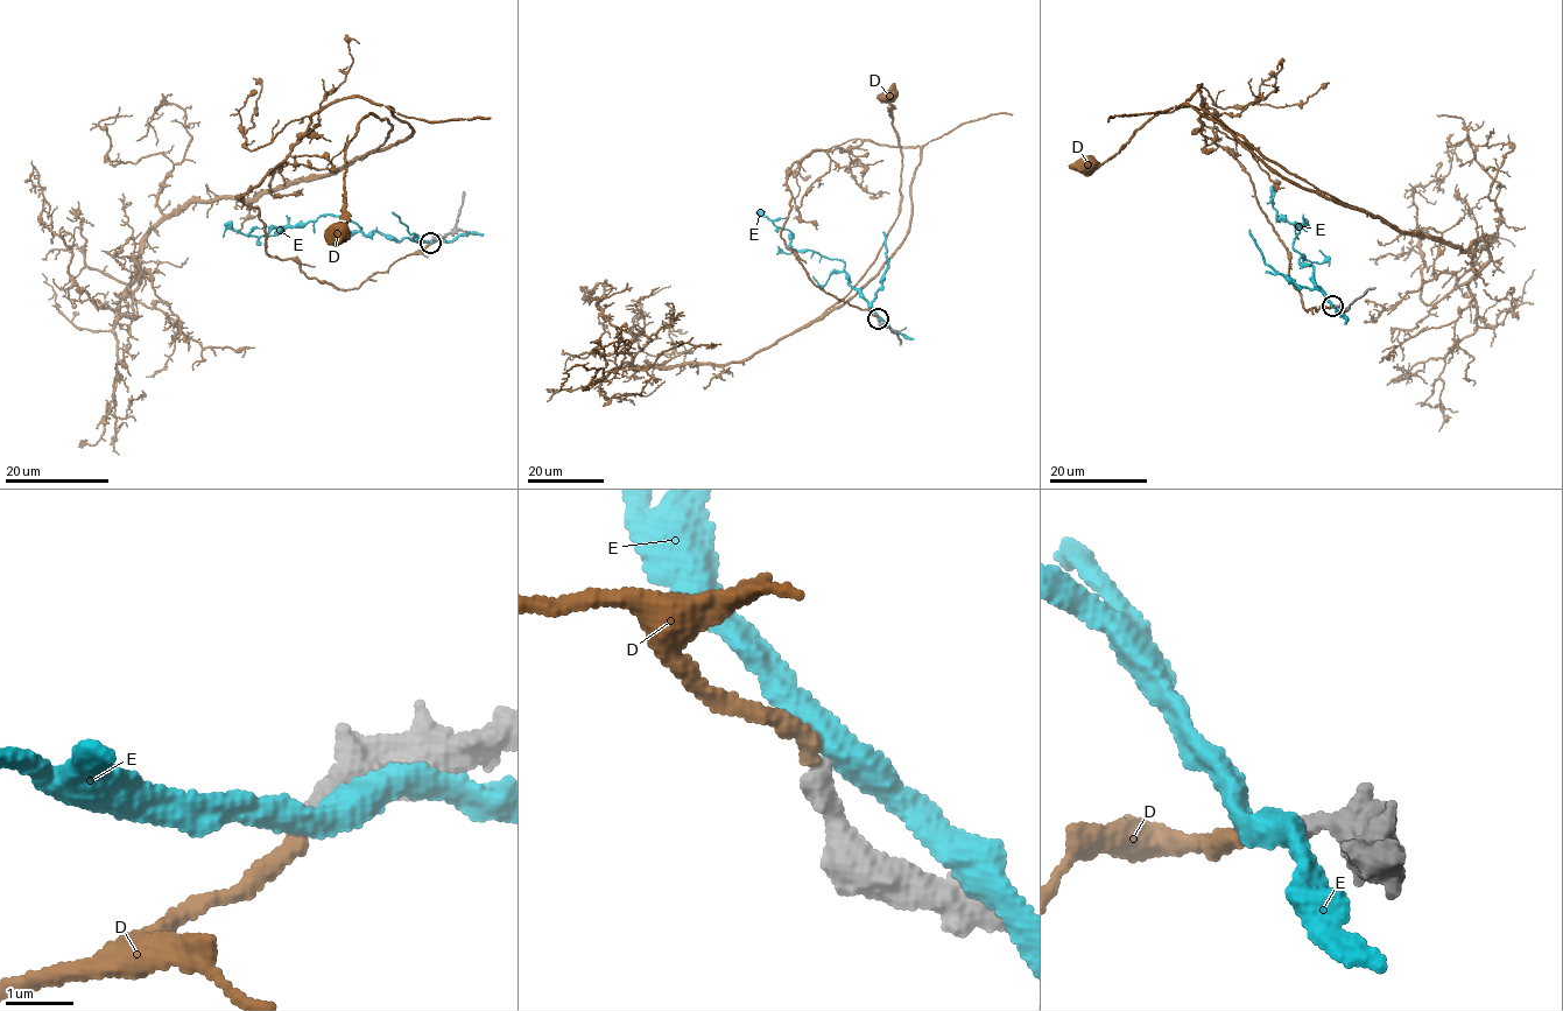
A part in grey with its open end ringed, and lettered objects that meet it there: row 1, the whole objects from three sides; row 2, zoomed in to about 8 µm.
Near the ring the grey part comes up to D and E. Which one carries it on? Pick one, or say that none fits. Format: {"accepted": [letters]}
{"accepted": ["D"]}

